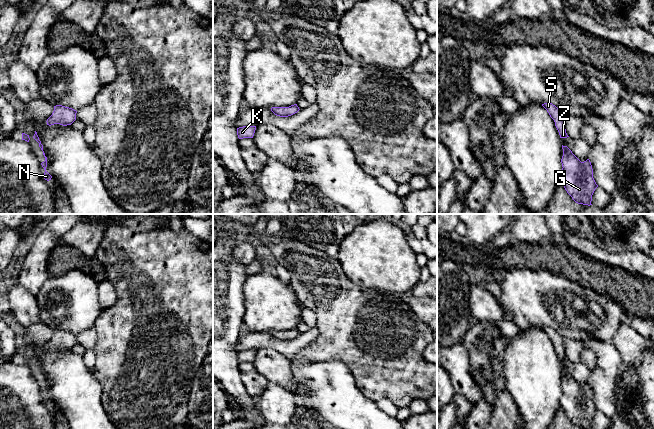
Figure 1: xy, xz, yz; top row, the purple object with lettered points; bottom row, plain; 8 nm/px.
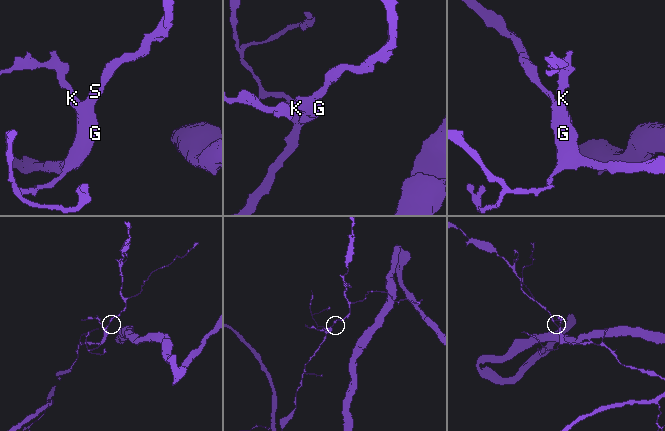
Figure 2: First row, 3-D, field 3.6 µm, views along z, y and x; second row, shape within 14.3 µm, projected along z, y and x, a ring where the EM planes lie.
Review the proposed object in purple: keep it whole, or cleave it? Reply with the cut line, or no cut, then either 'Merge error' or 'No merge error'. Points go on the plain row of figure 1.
No split. No merge error

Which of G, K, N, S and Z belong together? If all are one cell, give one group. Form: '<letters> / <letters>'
G K N S Z

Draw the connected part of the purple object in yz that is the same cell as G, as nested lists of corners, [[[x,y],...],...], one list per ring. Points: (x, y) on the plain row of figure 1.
[[[562,369],[562,373],[563,380],[561,387],[563,392],[560,398],[560,407],[576,427],[592,429],[592,419],[598,409],[593,402],[593,393],[590,384],[587,383],[586,385],[581,386],[567,370]]]

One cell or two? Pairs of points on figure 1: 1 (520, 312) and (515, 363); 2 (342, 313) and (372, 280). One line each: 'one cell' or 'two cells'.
1: two cells
2: two cells

